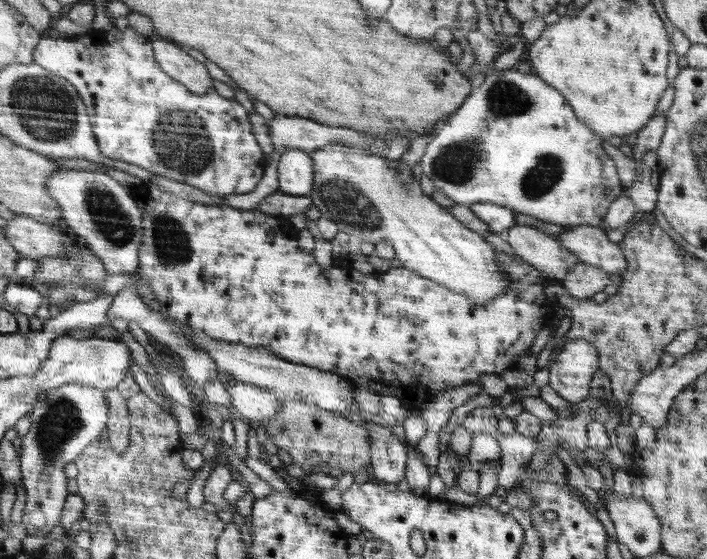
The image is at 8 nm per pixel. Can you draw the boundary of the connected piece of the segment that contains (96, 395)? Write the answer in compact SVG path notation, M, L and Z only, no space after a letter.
M66 383L58 388L53 388L47 393L45 401L38 401L32 415L33 427L23 437L23 475L24 485L28 492L27 505L24 510L23 522L32 536L49 536L52 527L55 527L62 518L63 508L66 506L67 496L71 494L67 489L68 478L65 468L78 458L90 444L96 442L96 434L106 428L106 420L110 420L106 392L92 385L80 383Z

